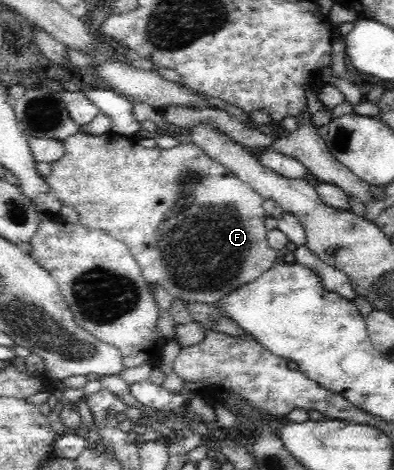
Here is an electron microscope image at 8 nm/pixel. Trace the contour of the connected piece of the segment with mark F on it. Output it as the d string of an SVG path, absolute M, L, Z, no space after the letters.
M110 130L100 136L84 134L78 131L62 141L64 154L60 160L51 164L51 173L45 178L48 189L60 203L72 207L78 213L79 224L85 228L103 229L116 240L123 241L131 250L132 257L139 265L144 279L148 284L157 282L163 286L174 298L180 298L185 302L206 303L212 306L219 306L222 300L239 288L246 287L247 284L254 283L256 279L264 275L264 272L273 268L276 263L278 253L272 249L267 242L265 221L268 218L264 211L265 200L257 194L251 186L240 181L238 177L225 166L214 162L208 158L197 146L191 143L179 143L173 148L160 150L160 147L146 148L138 144L133 138L125 137Z

